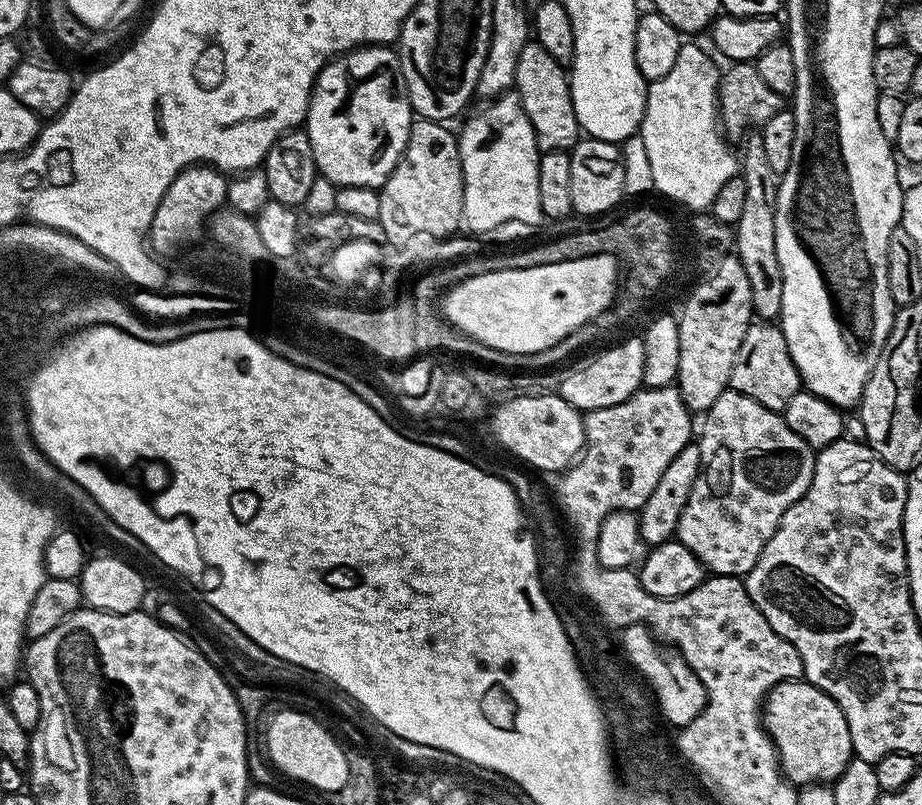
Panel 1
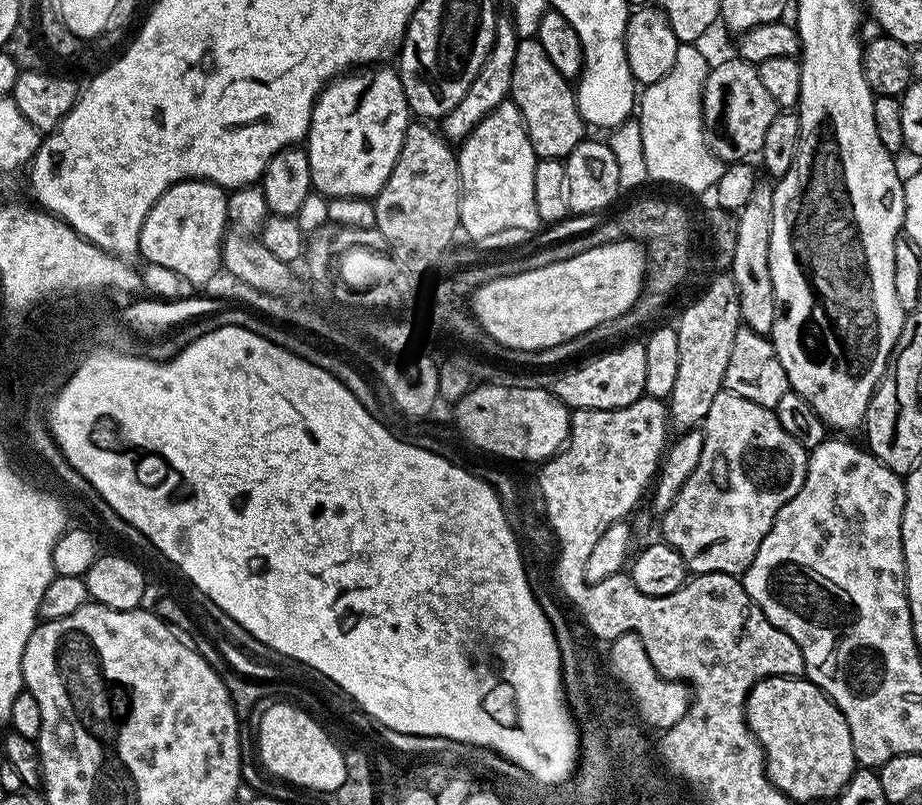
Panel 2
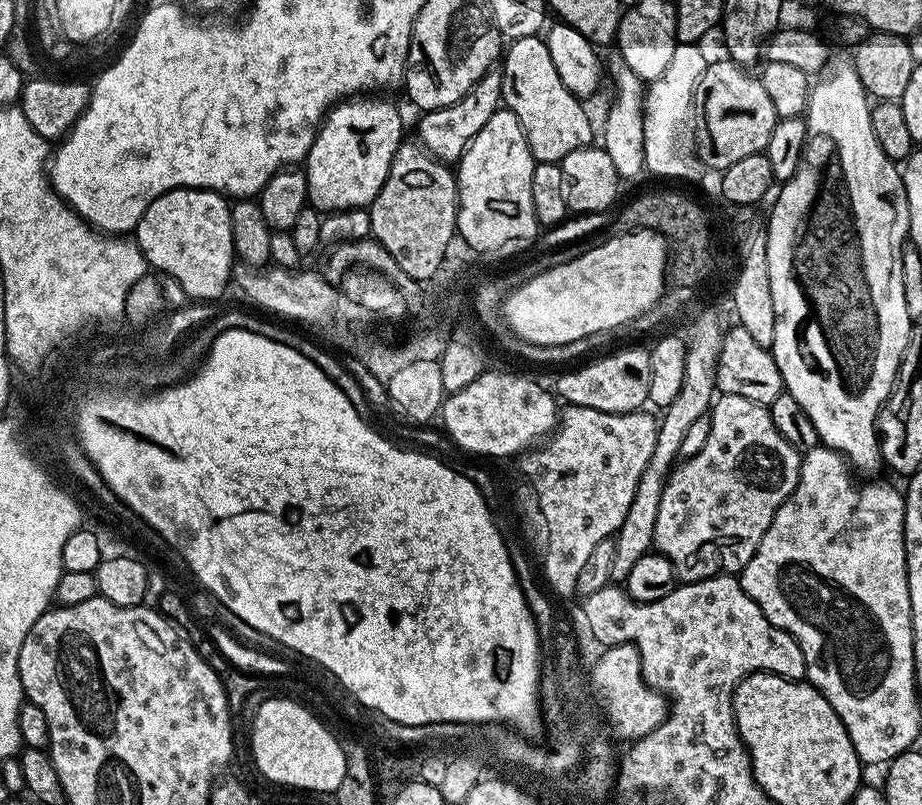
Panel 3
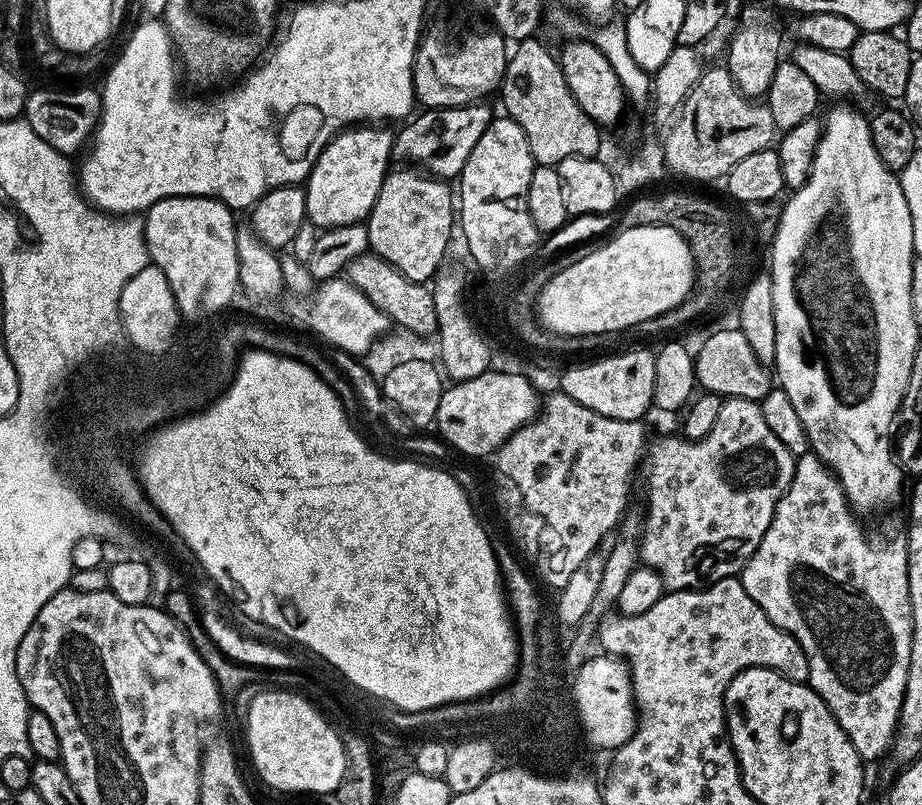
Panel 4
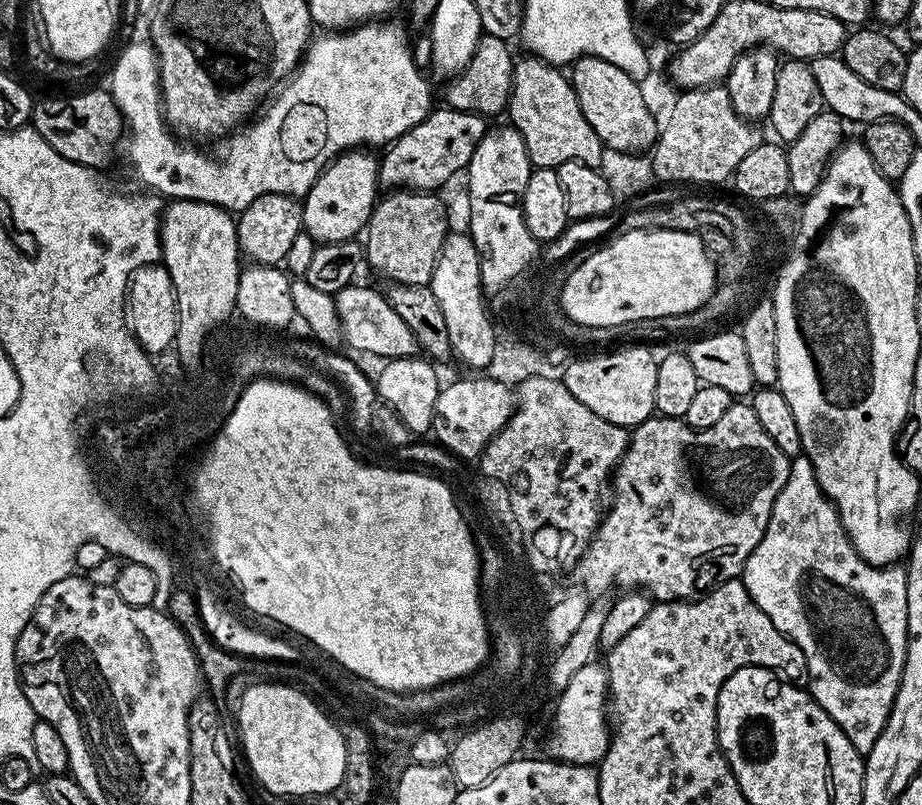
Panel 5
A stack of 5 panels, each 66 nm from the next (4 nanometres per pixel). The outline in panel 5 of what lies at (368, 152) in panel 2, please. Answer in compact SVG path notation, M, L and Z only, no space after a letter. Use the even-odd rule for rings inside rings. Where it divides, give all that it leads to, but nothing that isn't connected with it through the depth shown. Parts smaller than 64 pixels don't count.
M345 150L341 152L335 160L325 167L319 178L314 182L314 186L303 196L303 231L308 232L310 238L316 240L317 245L355 240L367 229L368 219L371 218L372 209L376 207L378 199L378 173L380 170L379 159L375 155L372 157L368 152L371 151Z

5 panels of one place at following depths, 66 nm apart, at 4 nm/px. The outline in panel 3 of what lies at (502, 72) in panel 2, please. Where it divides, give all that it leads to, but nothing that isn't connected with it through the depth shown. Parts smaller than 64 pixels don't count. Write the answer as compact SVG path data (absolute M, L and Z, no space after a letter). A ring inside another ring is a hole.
M489 70L457 104L425 112L419 117L420 125L416 128L417 134L420 135L419 143L443 164L455 165L478 134L478 130L482 130L482 126L486 126L486 122L490 122L490 118L494 118L494 114L501 111L501 108L502 78L499 71Z

